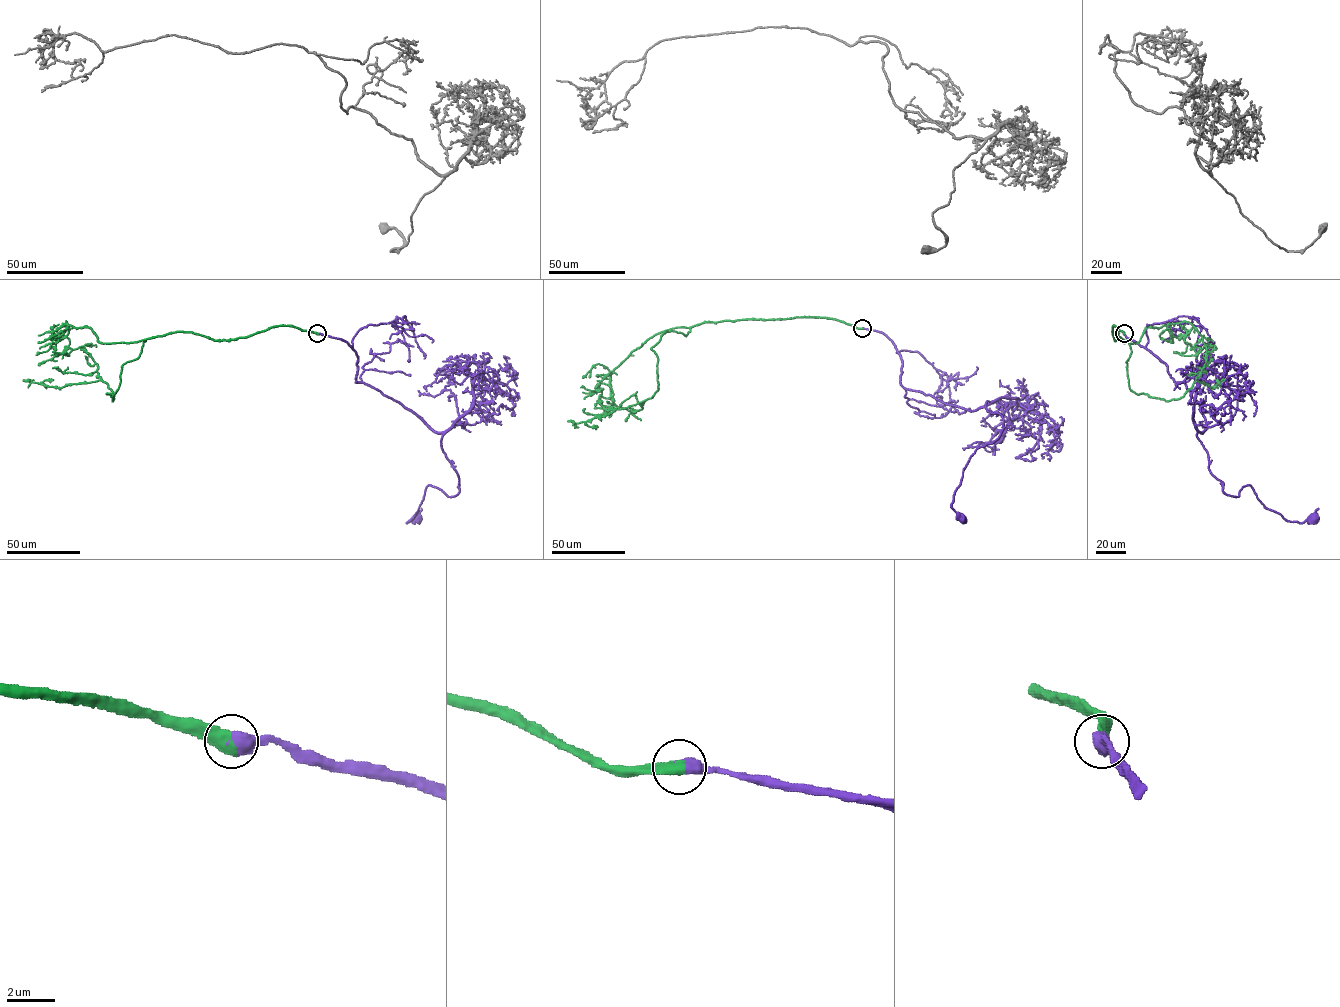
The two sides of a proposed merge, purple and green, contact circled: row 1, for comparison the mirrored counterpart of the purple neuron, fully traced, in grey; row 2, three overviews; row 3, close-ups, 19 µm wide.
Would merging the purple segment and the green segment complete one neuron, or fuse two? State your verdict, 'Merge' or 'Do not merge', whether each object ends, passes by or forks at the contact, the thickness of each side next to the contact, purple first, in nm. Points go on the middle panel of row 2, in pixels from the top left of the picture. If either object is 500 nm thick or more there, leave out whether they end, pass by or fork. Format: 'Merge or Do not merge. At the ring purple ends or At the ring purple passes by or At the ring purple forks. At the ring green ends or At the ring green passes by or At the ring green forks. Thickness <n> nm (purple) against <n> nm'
Merge. Thickness 650 nm (purple) against 600 nm

